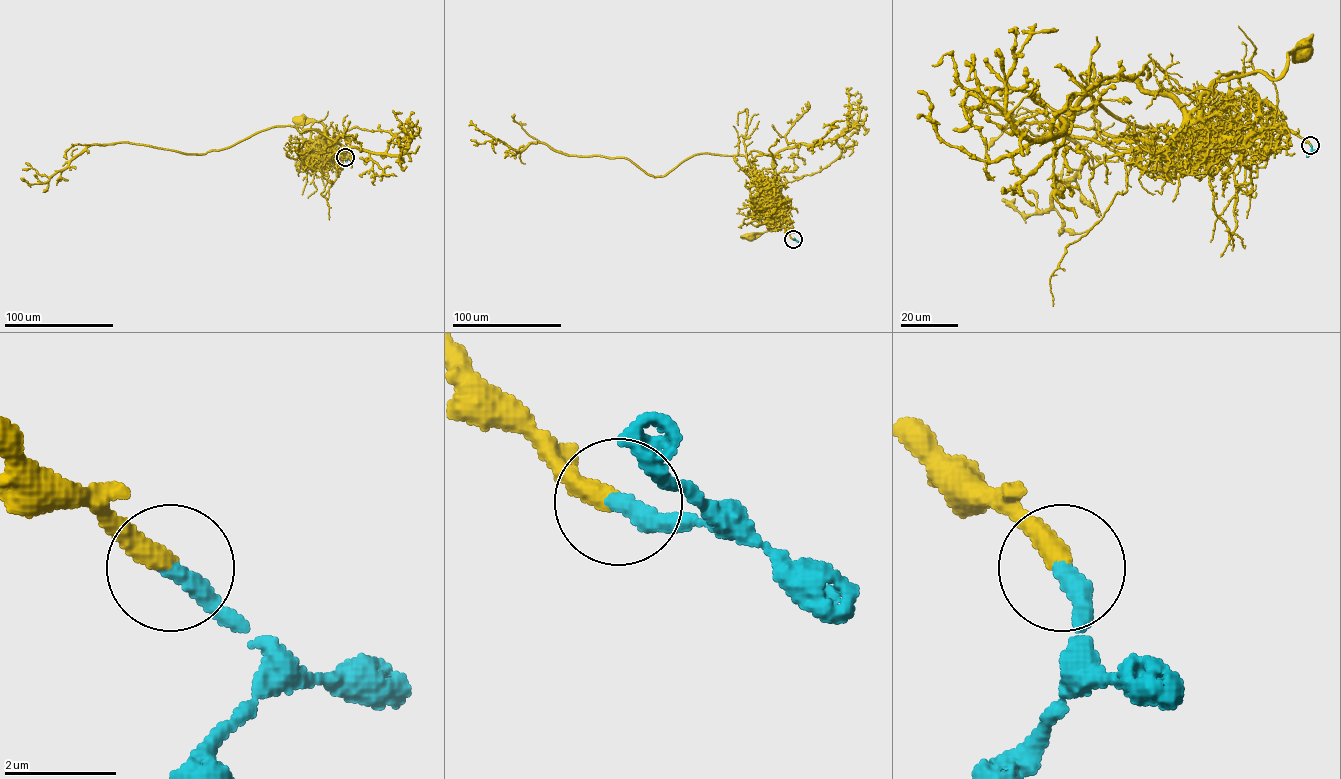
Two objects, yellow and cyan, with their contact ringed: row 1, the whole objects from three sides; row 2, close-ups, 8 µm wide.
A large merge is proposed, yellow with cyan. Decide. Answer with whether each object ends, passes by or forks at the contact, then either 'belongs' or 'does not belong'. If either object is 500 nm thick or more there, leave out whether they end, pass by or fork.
yellow ends | cyan ends | belongs

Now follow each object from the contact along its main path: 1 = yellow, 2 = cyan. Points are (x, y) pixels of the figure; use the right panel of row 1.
1: (1311, 145), (1284, 127), (1243, 138), (1191, 127), (1215, 82), (1277, 78), (1304, 49)
2: (1311, 145), (1311, 151), (1306, 157)

